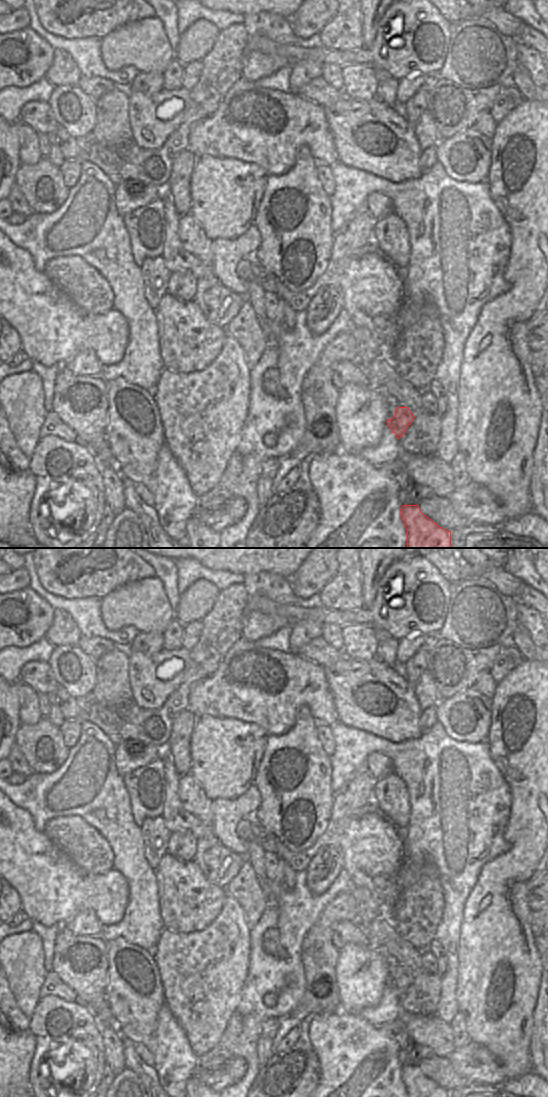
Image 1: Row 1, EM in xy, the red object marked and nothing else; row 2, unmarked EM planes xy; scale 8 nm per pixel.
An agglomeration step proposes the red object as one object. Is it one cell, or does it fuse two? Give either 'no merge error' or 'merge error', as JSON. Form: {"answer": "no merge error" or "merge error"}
{"answer": "no merge error"}

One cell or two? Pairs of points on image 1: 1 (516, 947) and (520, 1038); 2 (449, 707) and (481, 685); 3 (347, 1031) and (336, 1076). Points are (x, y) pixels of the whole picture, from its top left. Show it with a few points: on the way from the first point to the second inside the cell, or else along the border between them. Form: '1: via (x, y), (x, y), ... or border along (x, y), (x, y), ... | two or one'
1: via (516, 970), (517, 1015) | one
2: border along (469, 688), (475, 688), (490, 699) | two
3: via (347, 1042), (347, 1065) | one

